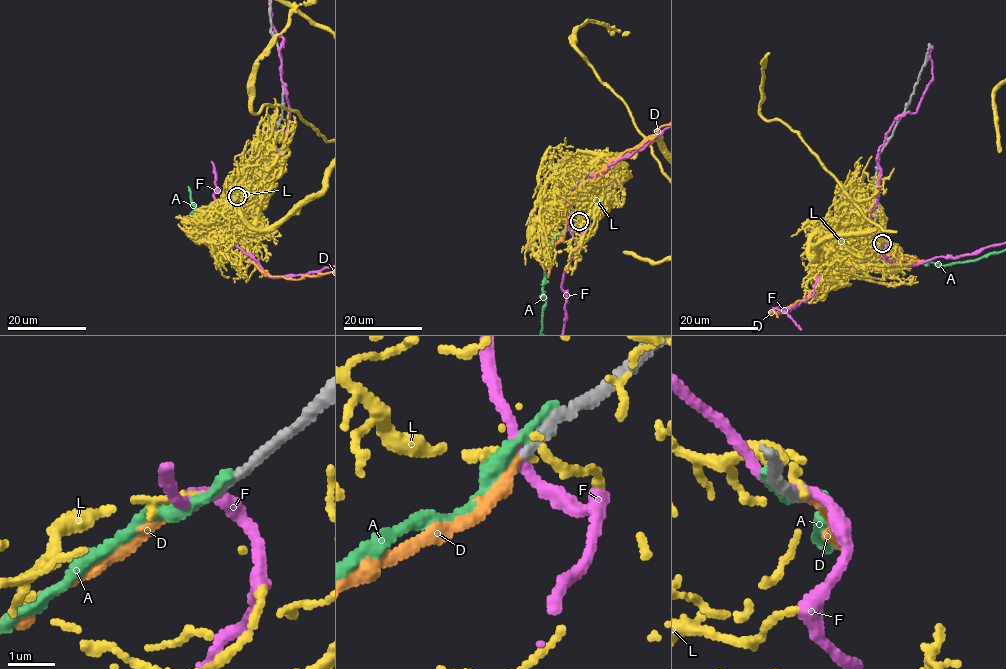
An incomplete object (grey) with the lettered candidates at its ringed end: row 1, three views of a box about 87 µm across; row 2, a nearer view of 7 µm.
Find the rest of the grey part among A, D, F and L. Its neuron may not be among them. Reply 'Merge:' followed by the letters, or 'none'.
Merge: D

